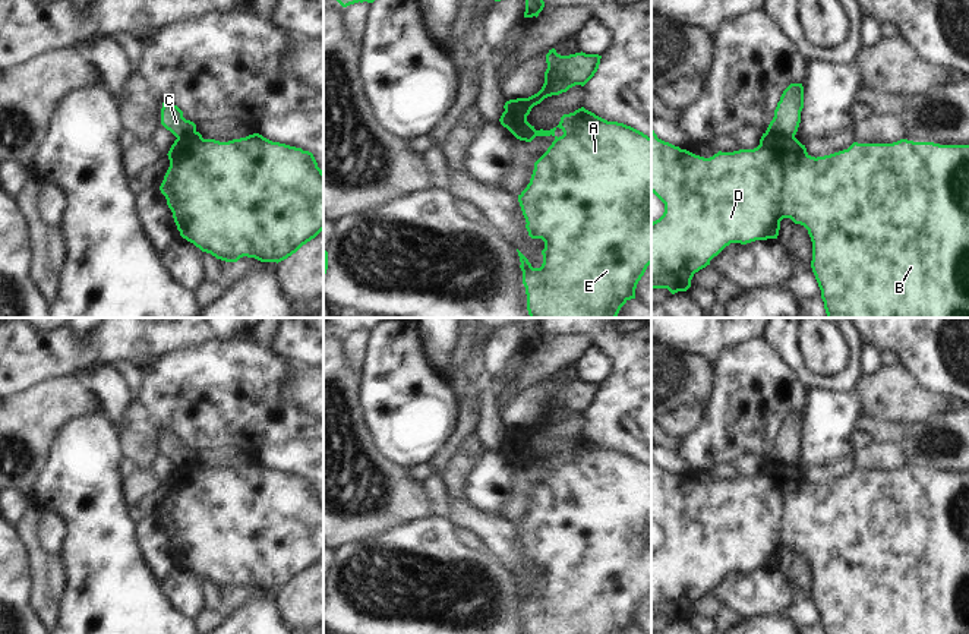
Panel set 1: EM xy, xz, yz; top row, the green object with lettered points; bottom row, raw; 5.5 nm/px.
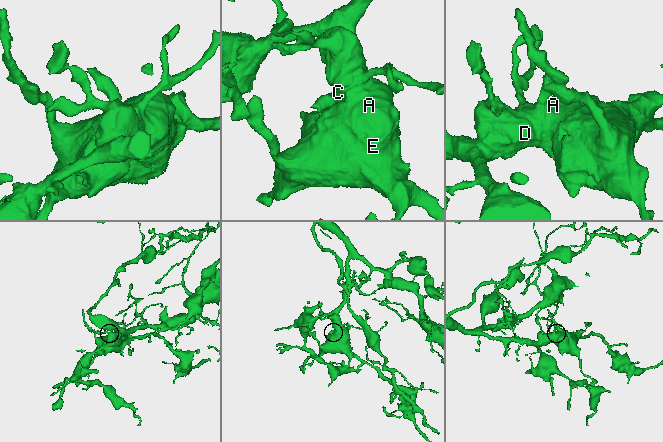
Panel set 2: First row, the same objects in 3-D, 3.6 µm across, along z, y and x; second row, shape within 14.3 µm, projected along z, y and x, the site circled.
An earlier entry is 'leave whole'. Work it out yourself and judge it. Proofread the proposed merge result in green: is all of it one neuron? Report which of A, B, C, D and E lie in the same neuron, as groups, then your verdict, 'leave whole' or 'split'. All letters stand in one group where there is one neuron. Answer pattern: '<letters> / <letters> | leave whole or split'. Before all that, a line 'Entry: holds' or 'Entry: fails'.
Entry: fails
A B D E / C | split

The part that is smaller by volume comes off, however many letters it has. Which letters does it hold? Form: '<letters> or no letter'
C.

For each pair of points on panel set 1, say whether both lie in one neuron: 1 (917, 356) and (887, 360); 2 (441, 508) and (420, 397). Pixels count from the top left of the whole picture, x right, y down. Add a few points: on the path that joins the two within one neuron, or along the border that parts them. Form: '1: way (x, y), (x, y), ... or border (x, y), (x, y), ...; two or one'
1: border (881, 352), (890, 350), (900, 363); two
2: border (454, 431), (429, 461); two

